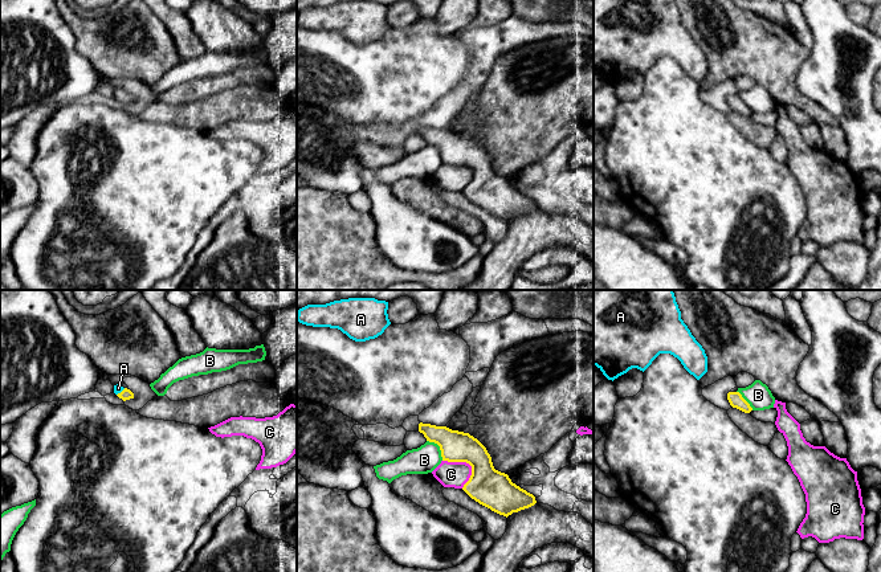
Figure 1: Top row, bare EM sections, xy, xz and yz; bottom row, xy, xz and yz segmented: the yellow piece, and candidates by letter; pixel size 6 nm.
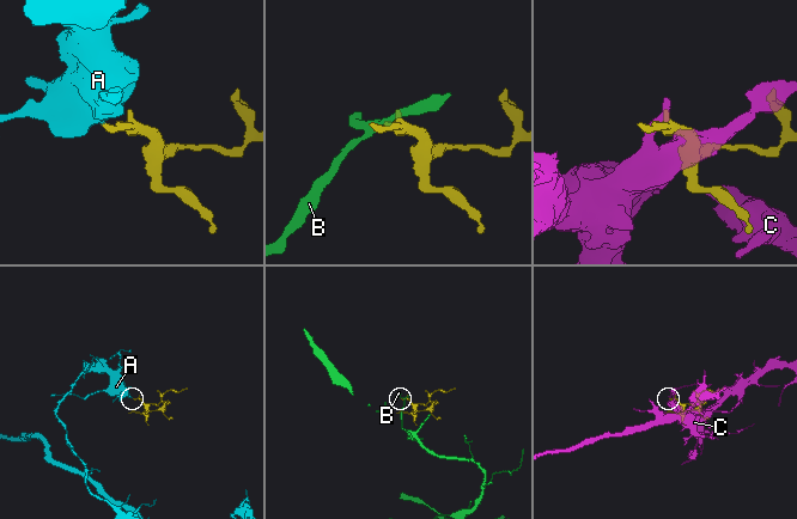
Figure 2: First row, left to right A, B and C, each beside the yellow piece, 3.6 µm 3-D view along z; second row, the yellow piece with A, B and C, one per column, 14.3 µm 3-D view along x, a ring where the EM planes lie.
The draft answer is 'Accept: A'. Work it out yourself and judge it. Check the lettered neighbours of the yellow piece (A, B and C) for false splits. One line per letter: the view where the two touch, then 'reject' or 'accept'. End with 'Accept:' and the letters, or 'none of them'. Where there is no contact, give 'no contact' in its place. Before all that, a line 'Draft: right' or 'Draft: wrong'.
Draft: right
A: contact in xy; accept
B: contact in xz; reject
C: contact in xz; reject
Accept: A

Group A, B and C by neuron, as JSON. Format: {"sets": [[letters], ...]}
{"sets": [["A"], ["B"], ["C"]]}

